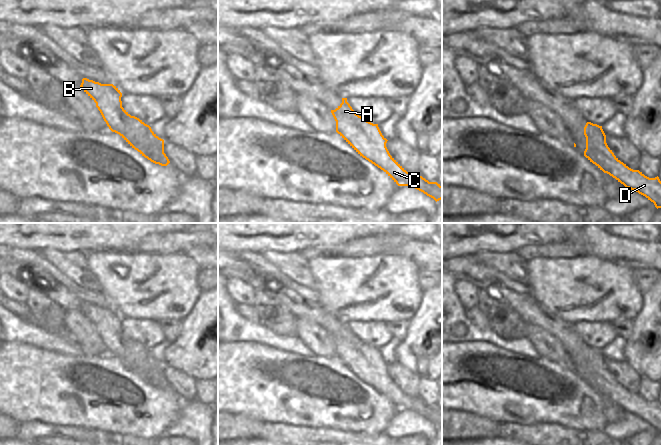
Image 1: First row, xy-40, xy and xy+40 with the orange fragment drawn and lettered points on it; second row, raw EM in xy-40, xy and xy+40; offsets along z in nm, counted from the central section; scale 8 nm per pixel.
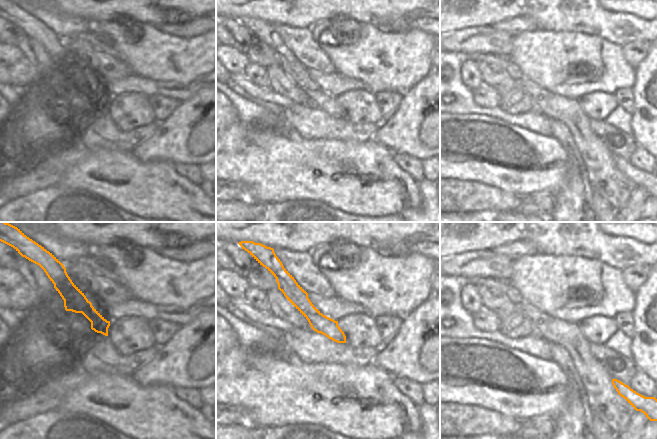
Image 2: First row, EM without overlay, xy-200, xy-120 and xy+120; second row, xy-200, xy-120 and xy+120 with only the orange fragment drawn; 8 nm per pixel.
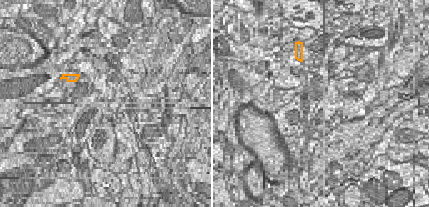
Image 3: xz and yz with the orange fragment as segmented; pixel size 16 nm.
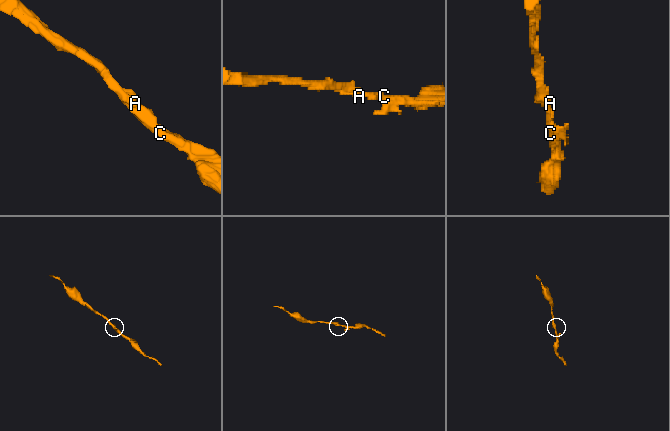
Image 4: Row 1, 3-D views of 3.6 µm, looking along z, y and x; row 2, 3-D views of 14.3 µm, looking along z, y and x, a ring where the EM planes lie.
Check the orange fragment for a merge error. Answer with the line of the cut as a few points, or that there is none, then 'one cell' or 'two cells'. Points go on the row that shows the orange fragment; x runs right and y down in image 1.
no cut; one cell

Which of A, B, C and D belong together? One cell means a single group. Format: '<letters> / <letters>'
A B C D

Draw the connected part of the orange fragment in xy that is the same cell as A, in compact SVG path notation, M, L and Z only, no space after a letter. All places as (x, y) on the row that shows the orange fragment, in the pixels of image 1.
M342 98L342 103L331 113L336 121L336 132L363 158L383 170L398 186L411 186L436 202L442 199L442 186L429 182L419 174L407 172L389 153L387 139L378 124L359 116Z

